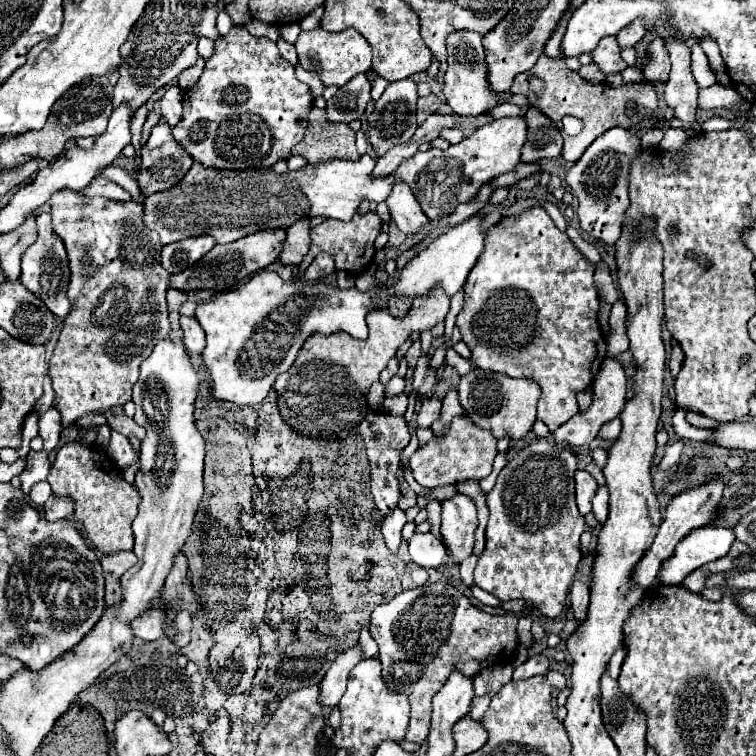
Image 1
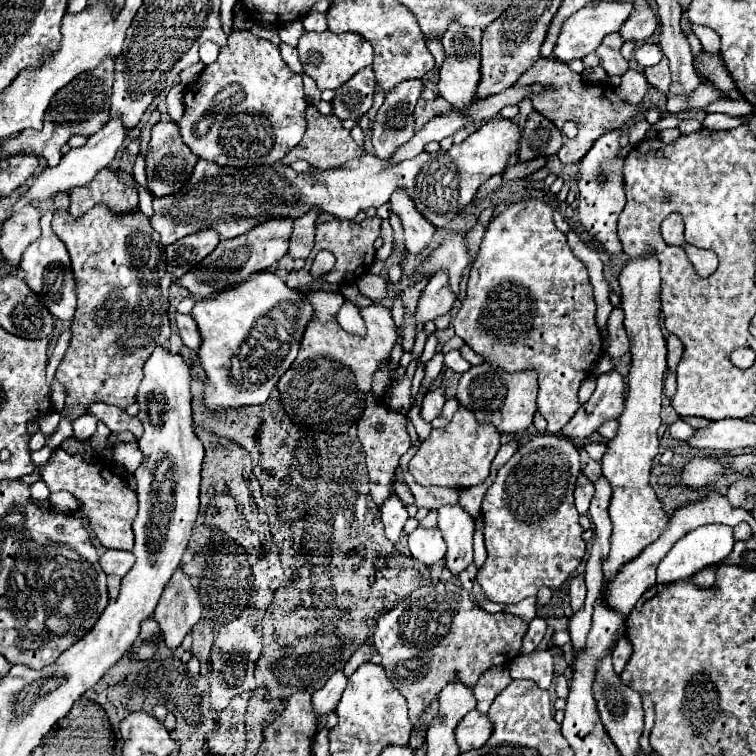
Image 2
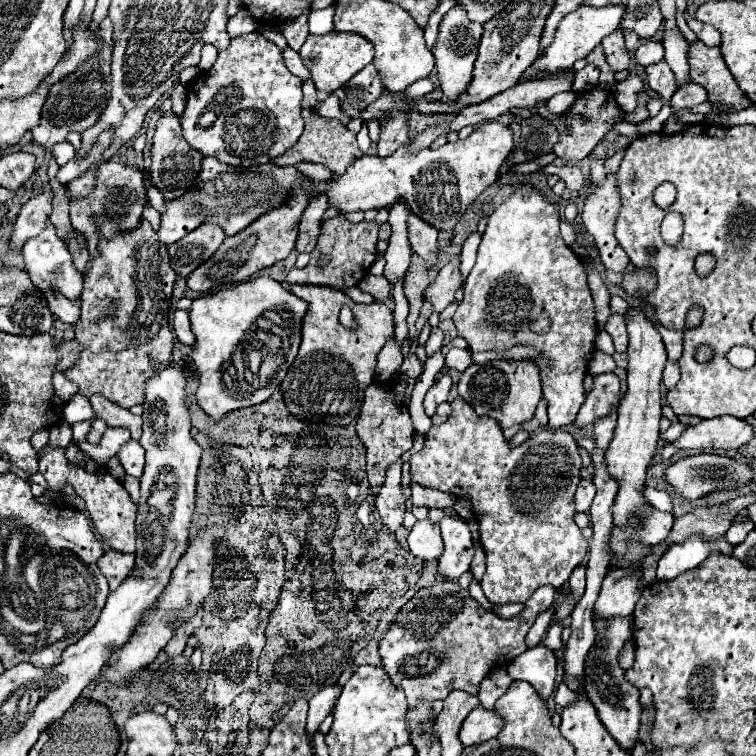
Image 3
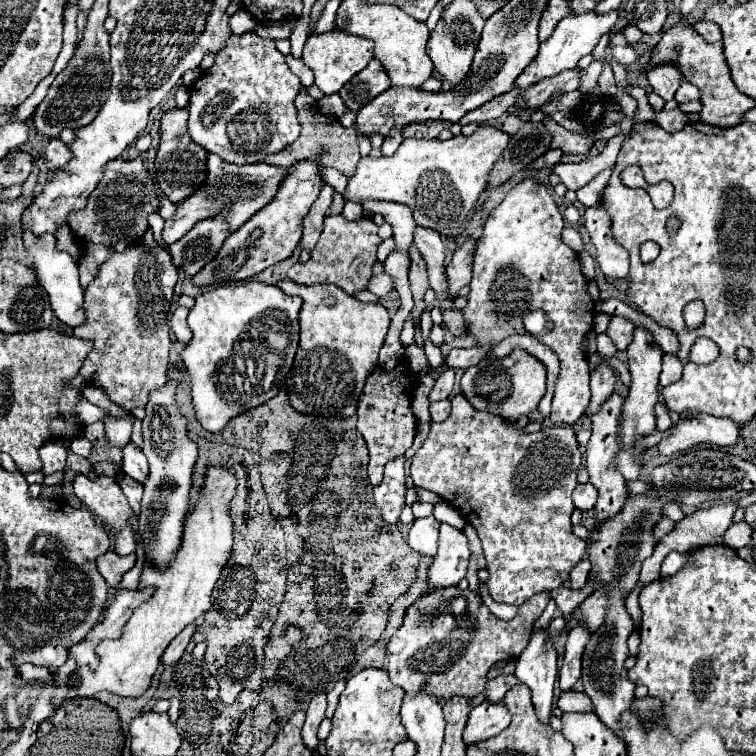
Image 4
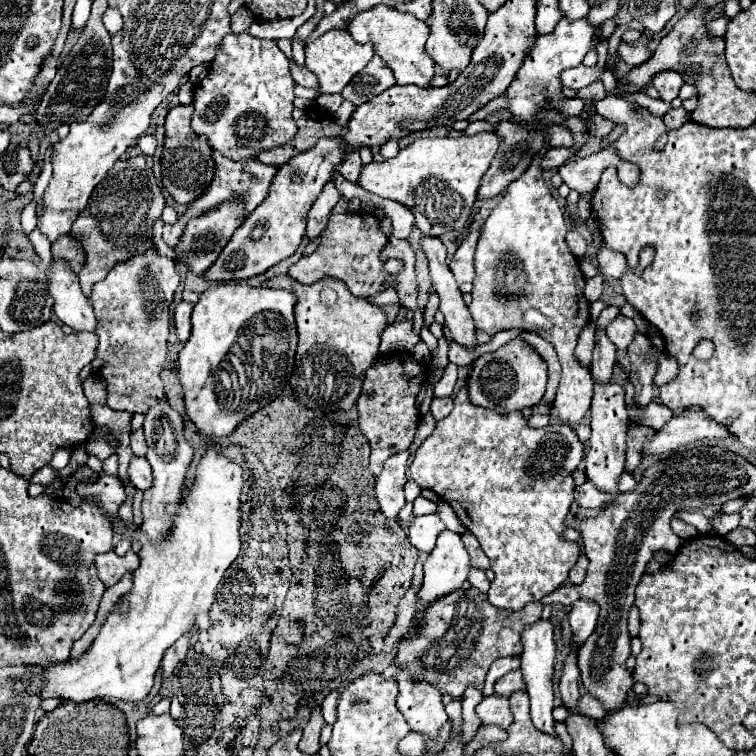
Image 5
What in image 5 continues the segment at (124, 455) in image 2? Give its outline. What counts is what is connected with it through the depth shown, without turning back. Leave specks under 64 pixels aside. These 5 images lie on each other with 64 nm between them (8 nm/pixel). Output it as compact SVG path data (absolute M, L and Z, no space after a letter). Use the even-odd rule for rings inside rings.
M132 456L128 464L128 476L132 486L136 486L138 490L146 490L152 484L152 470L148 460L144 456Z

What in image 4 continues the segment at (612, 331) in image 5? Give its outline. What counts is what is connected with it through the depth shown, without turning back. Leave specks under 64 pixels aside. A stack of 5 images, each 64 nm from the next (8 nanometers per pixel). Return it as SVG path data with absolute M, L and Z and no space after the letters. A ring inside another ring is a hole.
M612 316L606 334L612 338L612 342L616 344L618 350L626 350L626 346L632 342L632 330L634 330L634 324L630 320Z

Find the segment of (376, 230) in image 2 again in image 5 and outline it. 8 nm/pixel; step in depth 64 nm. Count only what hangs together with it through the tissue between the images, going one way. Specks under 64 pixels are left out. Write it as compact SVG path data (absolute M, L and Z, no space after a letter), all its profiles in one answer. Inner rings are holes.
M368 212L332 214L318 248L310 254L310 258L300 258L290 268L288 276L300 284L314 284L320 278L338 278L348 286L354 296L366 298L380 292L382 284L390 278L390 274L382 270L382 262L378 258L386 242L388 238L378 230L376 216Z

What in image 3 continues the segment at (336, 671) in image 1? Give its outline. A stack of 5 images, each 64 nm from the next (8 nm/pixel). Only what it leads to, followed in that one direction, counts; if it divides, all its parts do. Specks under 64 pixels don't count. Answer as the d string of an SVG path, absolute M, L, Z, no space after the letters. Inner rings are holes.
M334 682L332 686L326 686L322 688L318 694L314 694L310 698L310 710L308 710L308 724L306 724L306 730L308 730L308 736L312 736L318 726L322 724L322 720L332 712L338 696L342 692L342 686L338 682Z

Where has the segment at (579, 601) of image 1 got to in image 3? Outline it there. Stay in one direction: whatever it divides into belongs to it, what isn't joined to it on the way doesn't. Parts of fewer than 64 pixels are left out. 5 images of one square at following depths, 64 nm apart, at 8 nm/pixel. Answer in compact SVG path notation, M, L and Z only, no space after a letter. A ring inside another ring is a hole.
M578 566L578 568L572 572L570 580L568 580L570 592L572 592L572 596L574 596L576 600L580 600L582 594L584 594L584 572L586 572L586 568L584 568L584 566Z

